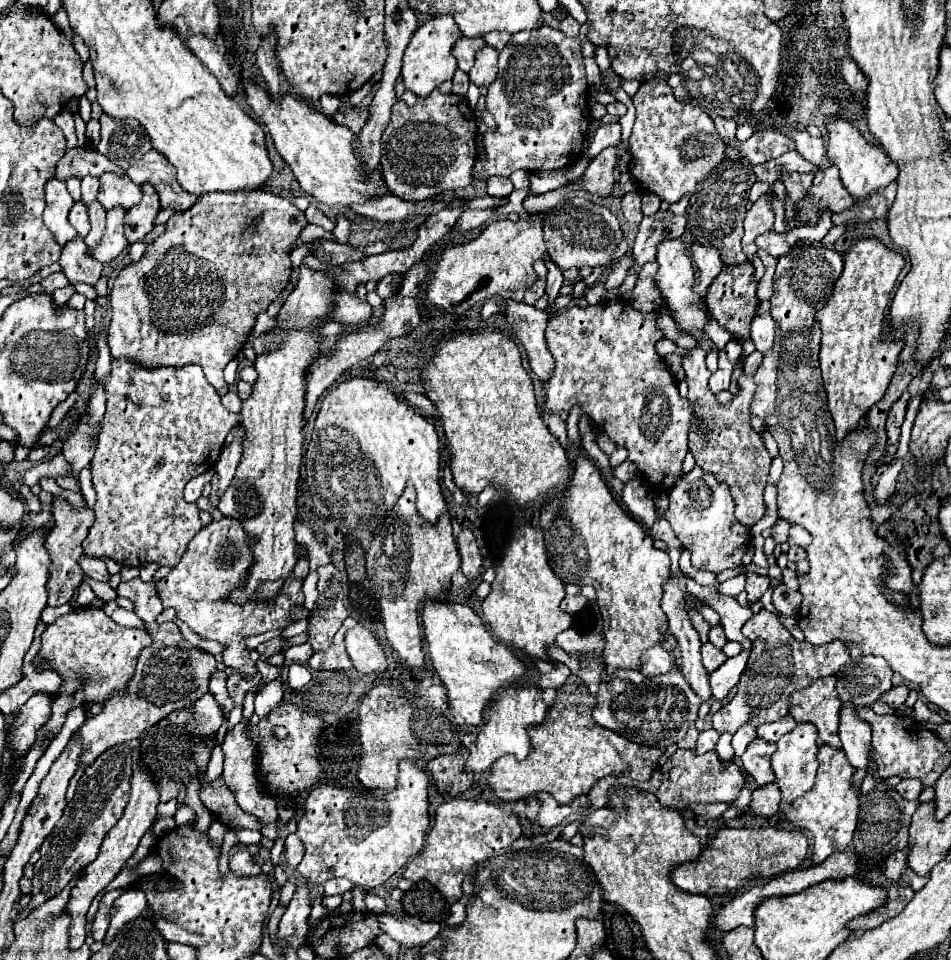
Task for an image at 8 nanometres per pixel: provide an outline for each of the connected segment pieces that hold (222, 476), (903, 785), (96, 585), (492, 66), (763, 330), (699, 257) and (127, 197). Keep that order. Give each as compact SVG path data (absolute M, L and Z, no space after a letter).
M239 426L239 432L235 434L233 442L227 448L223 448L219 462L215 464L215 472L219 474L219 484L217 484L219 496L223 496L223 492L227 490L227 486L233 480L233 474L235 474L235 468L239 464L241 450L243 450L243 434L245 434L245 430L243 430L243 426Z
M901 780L901 782L895 786L895 790L897 790L903 798L907 798L907 800L917 800L919 794L921 794L921 790L923 790L923 786L921 786L919 780Z
M84 575L83 581L88 583L95 595L104 602L115 600L118 596L116 590L112 589L108 583L95 581L87 575Z
M483 46L483 50L477 52L477 60L473 64L473 70L469 72L471 82L477 86L489 86L497 76L497 50L491 46Z
M765 312L755 316L755 320L751 322L751 338L759 352L765 354L773 346L773 336L775 336L775 322L771 314Z
M693 242L691 252L693 252L693 260L695 260L695 264L697 264L699 272L701 272L701 276L699 276L699 278L695 280L695 284L693 284L693 292L703 298L703 296L707 294L709 284L711 284L711 282L715 280L715 276L721 272L723 262L721 262L719 252L717 252L715 248L705 248L705 246L697 244L697 242Z
M103 174L101 176L101 188L97 200L105 210L111 210L115 206L121 206L129 210L131 206L141 202L141 186L131 182L127 176L119 178L115 174Z

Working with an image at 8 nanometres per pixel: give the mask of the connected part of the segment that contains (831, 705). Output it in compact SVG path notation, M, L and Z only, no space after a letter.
M829 676L813 682L805 690L795 692L789 714L793 714L797 722L811 722L817 726L819 732L817 746L827 744L839 750L841 742L839 742L837 728L839 728L841 702L835 692L835 682L837 678Z

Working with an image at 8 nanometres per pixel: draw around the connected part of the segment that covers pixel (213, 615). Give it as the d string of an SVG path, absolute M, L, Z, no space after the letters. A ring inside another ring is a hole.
M219 518L217 522L211 522L211 524L201 528L201 532L191 540L181 562L163 580L157 582L157 592L159 592L163 606L175 608L177 618L183 620L195 634L205 636L209 640L217 640L219 644L223 644L225 646L223 664L233 668L233 672L239 674L239 676L257 676L257 672L259 672L255 662L249 658L245 638L257 636L257 634L263 634L263 632L269 632L269 630L283 630L283 628L291 626L293 624L291 612L297 606L303 606L303 600L305 600L303 592L301 592L303 578L297 578L295 574L291 574L285 580L285 586L279 590L279 594L271 602L245 602L245 606L225 602L229 598L229 594L233 590L237 590L237 586L245 586L245 574L249 572L251 564L253 564L253 554L249 550L249 536L245 534L241 522L237 522L235 518Z

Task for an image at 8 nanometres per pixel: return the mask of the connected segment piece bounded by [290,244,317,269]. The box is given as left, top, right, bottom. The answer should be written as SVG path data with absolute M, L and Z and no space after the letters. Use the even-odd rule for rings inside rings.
M302 244L301 246L295 248L293 252L291 252L290 259L294 269L300 266L304 257L311 255L311 249L313 250L316 245L317 244L313 244L309 250L309 246L307 244Z

